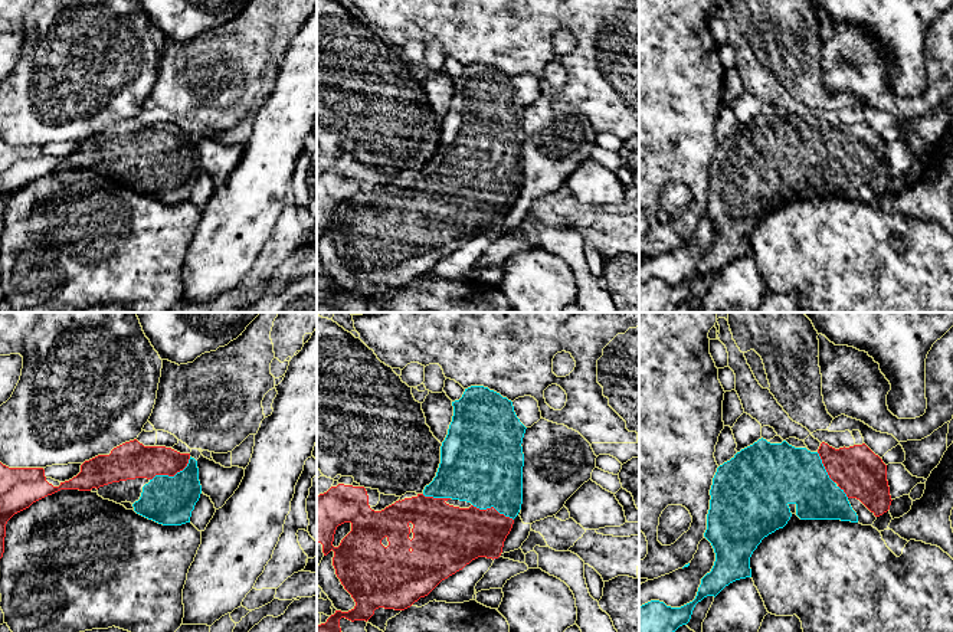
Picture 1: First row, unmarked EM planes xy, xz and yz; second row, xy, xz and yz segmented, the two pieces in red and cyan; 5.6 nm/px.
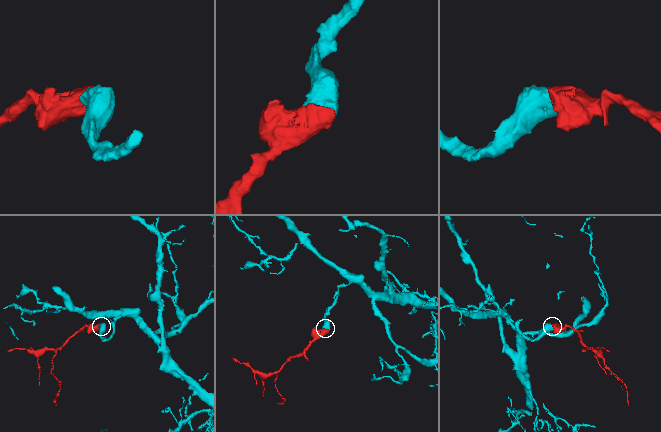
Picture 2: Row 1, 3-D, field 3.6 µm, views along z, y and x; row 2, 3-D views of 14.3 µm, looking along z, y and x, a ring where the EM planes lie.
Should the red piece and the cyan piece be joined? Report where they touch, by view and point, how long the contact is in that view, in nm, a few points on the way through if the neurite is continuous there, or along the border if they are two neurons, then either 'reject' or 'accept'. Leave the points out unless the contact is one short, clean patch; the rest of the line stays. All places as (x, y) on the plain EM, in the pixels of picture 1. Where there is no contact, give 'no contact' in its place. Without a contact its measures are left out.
contact xy (172, 153); length 260 nm; accept

